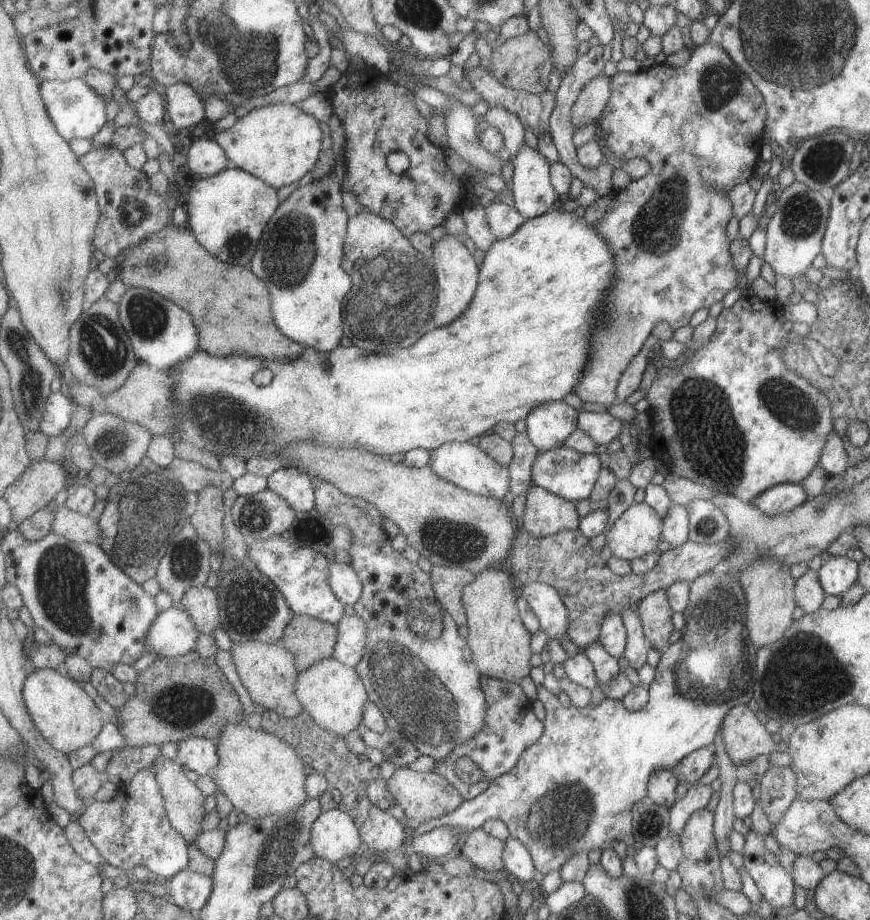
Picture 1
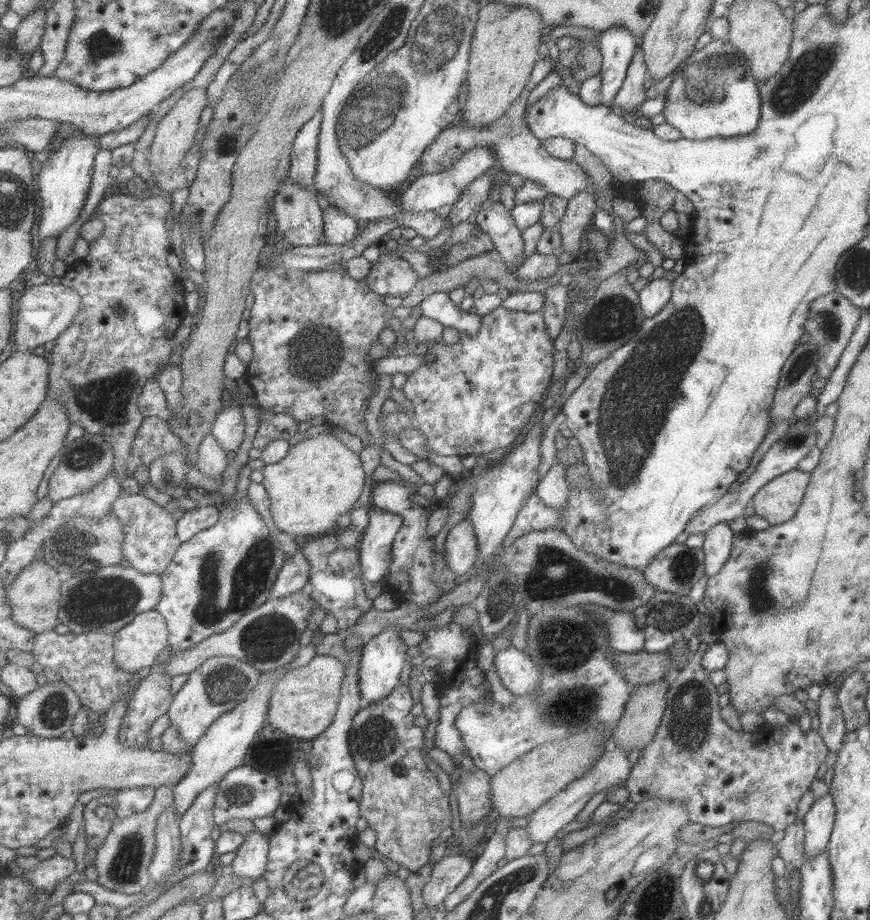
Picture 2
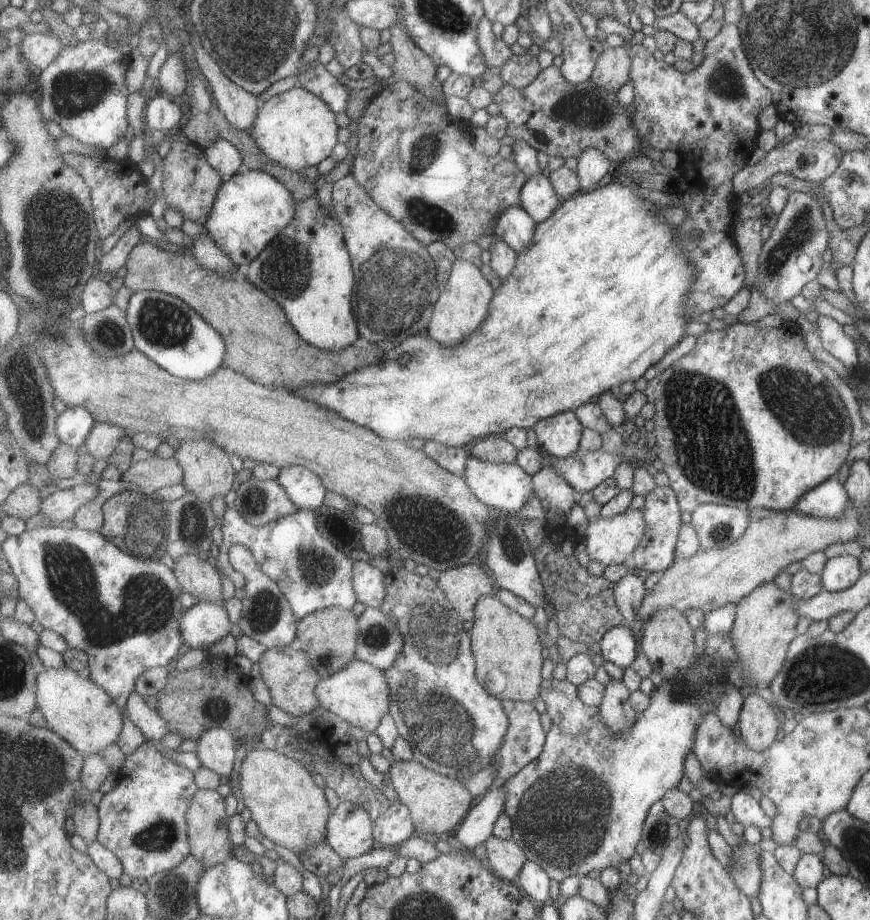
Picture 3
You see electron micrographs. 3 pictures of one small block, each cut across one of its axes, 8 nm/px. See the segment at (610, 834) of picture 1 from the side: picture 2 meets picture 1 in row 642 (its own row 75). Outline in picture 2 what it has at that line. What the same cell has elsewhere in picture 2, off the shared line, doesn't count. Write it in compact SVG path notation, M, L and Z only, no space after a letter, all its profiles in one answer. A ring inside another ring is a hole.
M726 38L712 39L700 50L694 50L677 66L664 95L664 122L688 140L741 138L757 128L760 118L761 99L756 82L748 71L747 59Z

